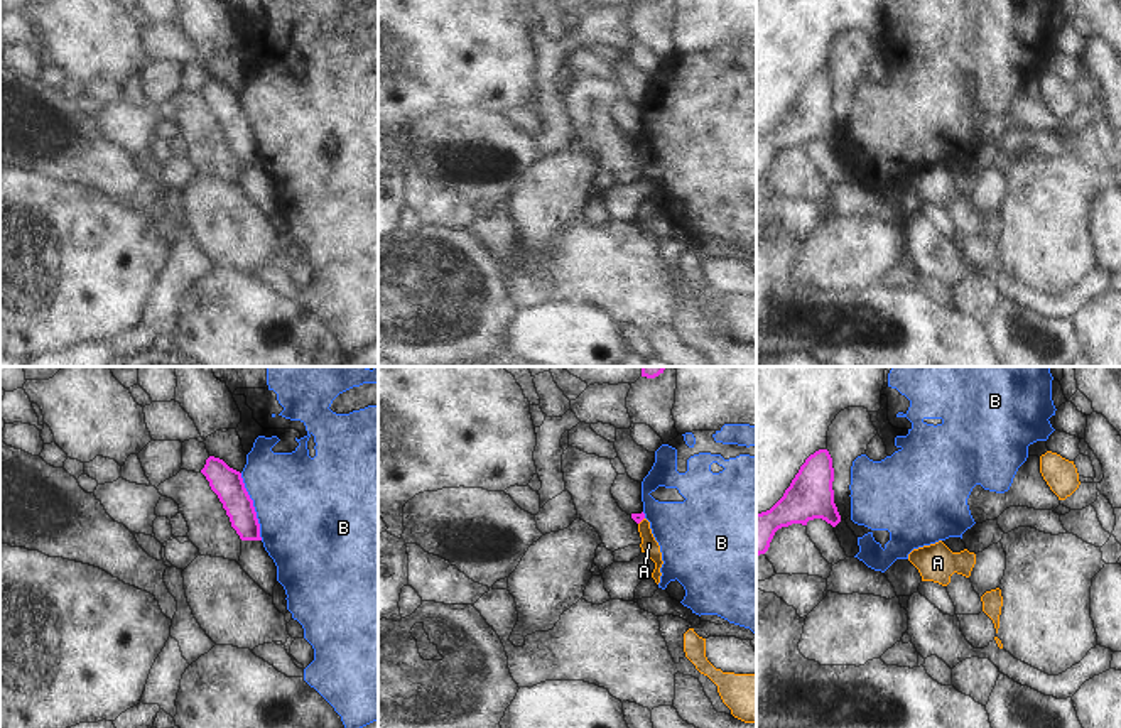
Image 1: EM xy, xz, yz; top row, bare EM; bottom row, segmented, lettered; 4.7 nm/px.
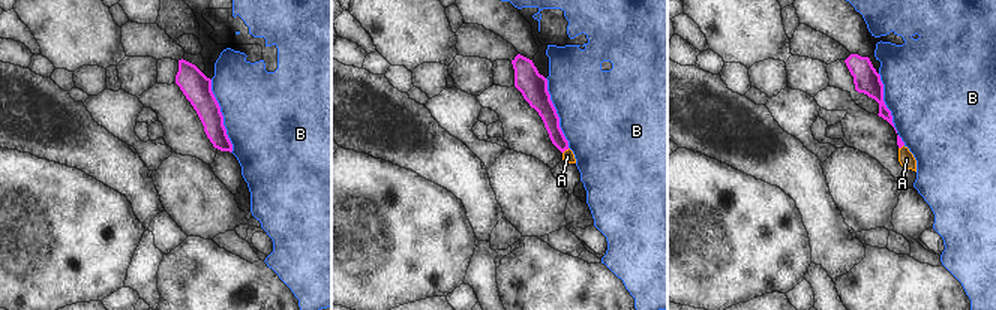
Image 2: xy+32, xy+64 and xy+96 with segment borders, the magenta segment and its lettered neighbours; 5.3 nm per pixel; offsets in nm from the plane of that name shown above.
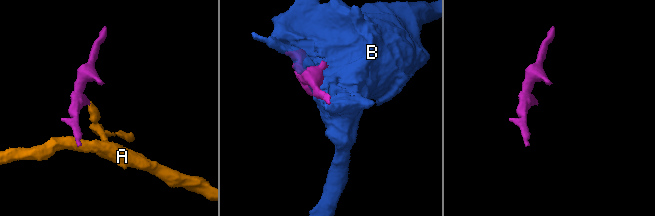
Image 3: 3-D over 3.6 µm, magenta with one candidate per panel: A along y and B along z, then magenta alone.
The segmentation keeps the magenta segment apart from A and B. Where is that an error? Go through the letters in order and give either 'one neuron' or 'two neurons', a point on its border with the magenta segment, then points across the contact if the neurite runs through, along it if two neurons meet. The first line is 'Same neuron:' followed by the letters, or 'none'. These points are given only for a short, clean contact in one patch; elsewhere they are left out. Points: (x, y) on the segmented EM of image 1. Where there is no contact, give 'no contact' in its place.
Same neuron: none
A: two neurons; contact xz (642, 519); border xz (644, 517), (639, 524)
B: two neurons; contact xy (254, 507)

